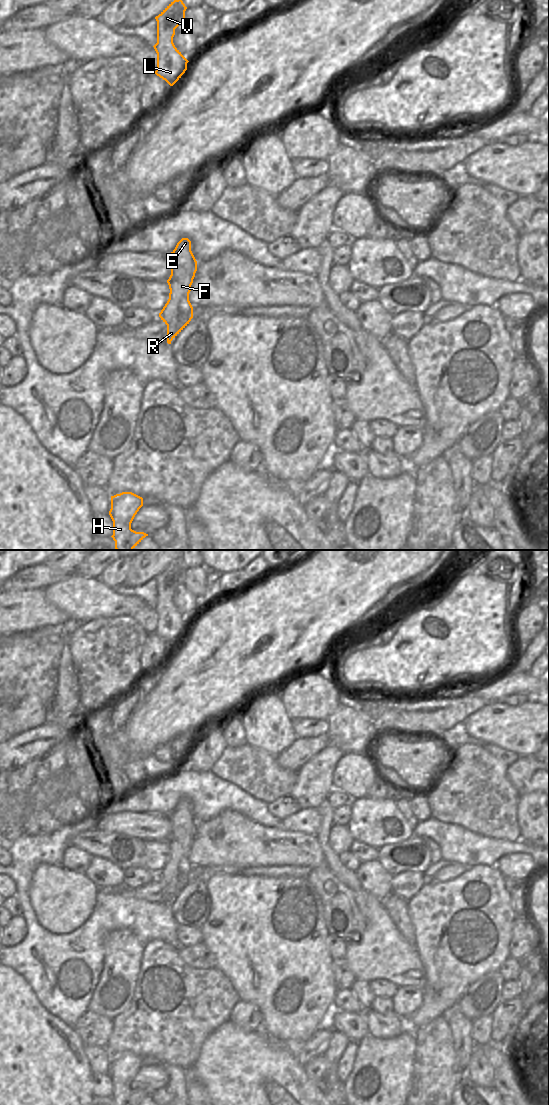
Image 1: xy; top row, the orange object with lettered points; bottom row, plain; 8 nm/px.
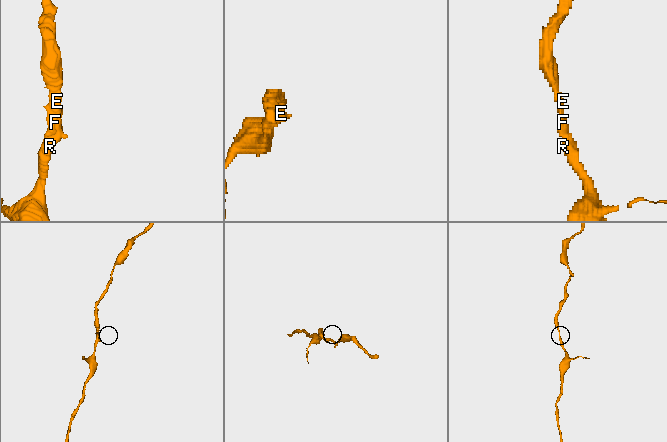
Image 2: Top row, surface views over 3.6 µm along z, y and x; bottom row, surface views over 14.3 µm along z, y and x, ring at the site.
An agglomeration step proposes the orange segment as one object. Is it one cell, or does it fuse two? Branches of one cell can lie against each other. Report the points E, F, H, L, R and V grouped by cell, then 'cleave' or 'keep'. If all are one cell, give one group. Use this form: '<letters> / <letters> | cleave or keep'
E F H L R V | keep

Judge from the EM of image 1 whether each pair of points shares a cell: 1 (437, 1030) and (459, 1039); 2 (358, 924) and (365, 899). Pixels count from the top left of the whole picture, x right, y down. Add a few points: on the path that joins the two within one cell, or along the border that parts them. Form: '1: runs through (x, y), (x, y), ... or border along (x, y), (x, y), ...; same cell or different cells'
1: border along (444, 1016), (450, 1029), (452, 1046), (457, 1059); different cells
2: border along (352, 892), (358, 910), (366, 921), (361, 938); different cells

